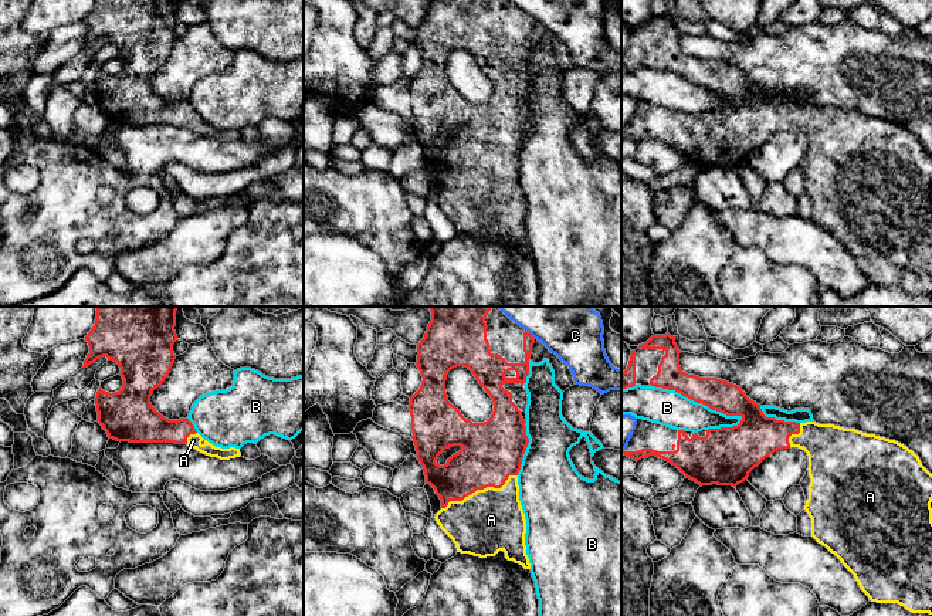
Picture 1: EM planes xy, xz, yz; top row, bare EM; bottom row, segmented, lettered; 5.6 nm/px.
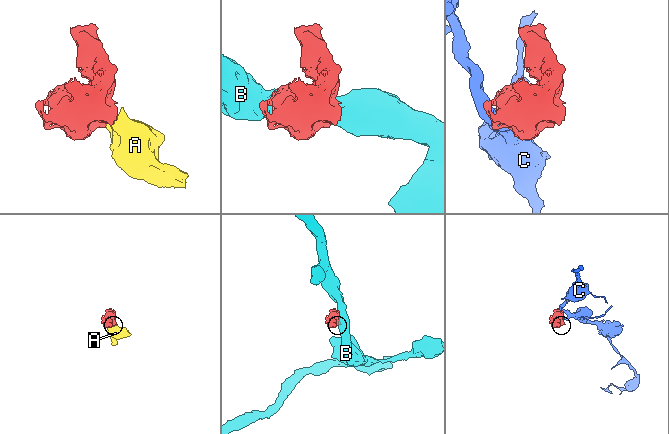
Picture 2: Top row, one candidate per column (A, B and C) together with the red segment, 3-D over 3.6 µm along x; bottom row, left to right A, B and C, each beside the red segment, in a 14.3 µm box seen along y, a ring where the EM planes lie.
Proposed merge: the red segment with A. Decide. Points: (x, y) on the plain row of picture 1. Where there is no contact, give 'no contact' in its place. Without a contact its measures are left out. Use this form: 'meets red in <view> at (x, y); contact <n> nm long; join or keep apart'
meets red in xz at (480, 171); contact 480 nm long; join

